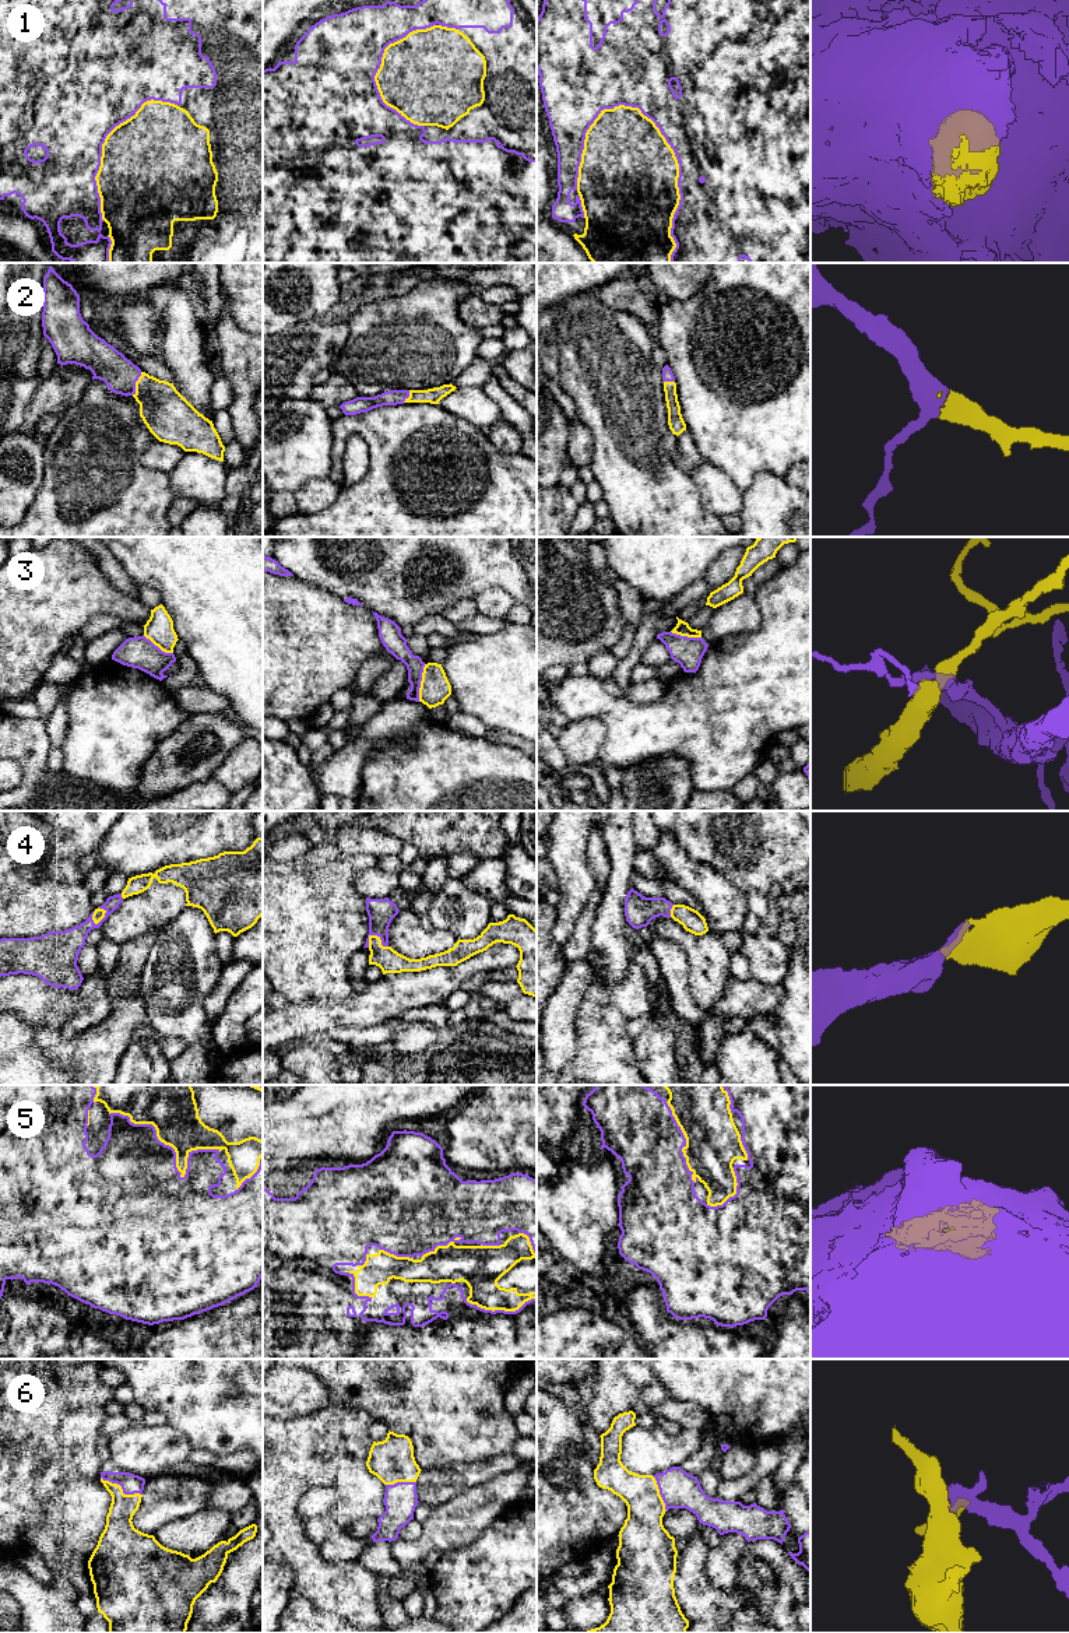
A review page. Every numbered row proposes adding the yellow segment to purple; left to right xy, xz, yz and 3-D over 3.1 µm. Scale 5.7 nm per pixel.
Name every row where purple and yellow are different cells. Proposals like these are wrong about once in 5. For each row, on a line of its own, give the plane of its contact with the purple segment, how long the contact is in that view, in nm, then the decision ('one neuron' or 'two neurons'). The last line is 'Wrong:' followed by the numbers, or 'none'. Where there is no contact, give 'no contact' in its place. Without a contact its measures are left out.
1: yz | 950 nm | one neuron
2: xy | 150 nm | one neuron
3: xz | 220 nm | two neurons
4: xz | 140 nm | one neuron
5: xy | 700 nm | one neuron
6: xy | 260 nm | one neuron
Wrong: 3

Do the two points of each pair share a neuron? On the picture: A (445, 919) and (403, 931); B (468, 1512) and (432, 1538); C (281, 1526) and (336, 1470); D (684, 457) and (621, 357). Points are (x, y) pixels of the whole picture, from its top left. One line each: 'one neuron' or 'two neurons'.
A: two neurons
B: one neuron
C: one neuron
D: two neurons

